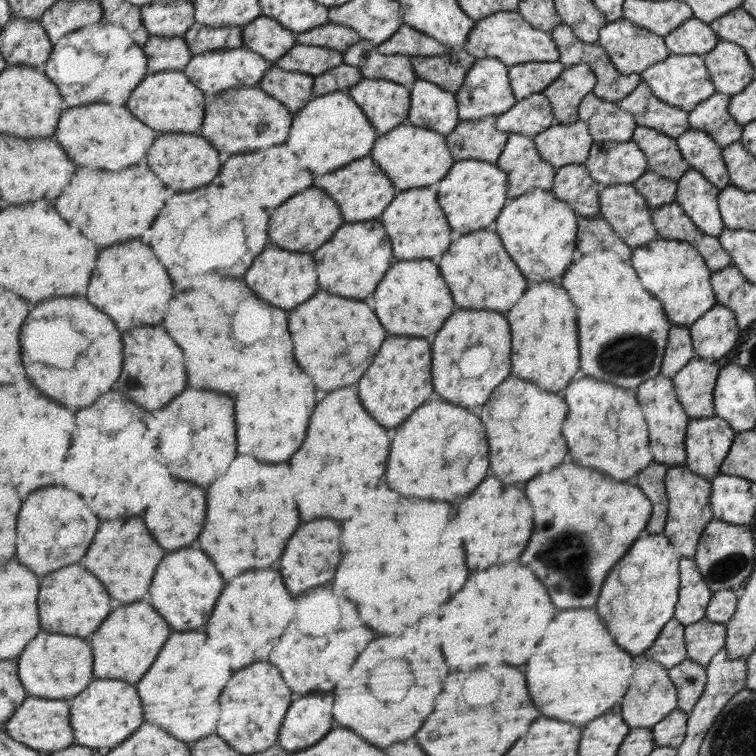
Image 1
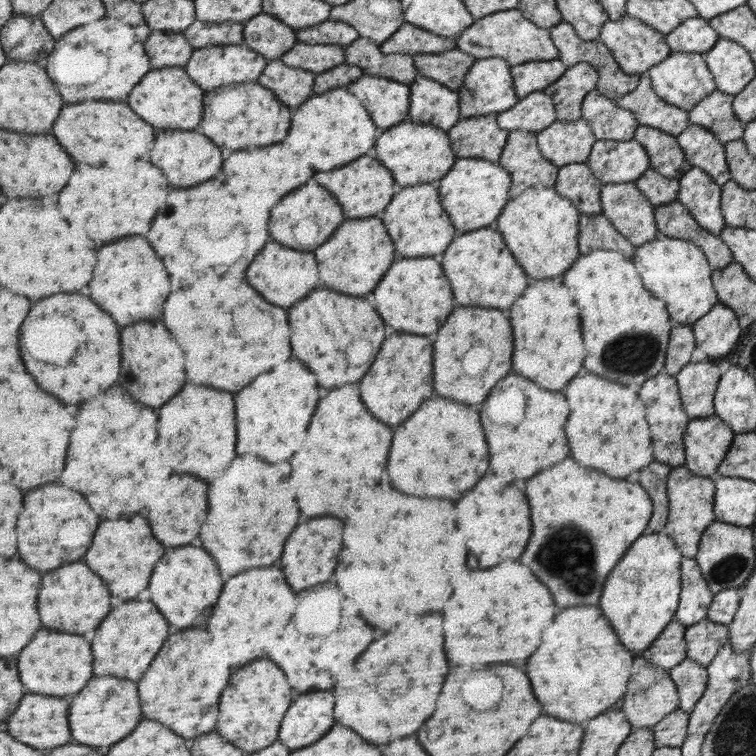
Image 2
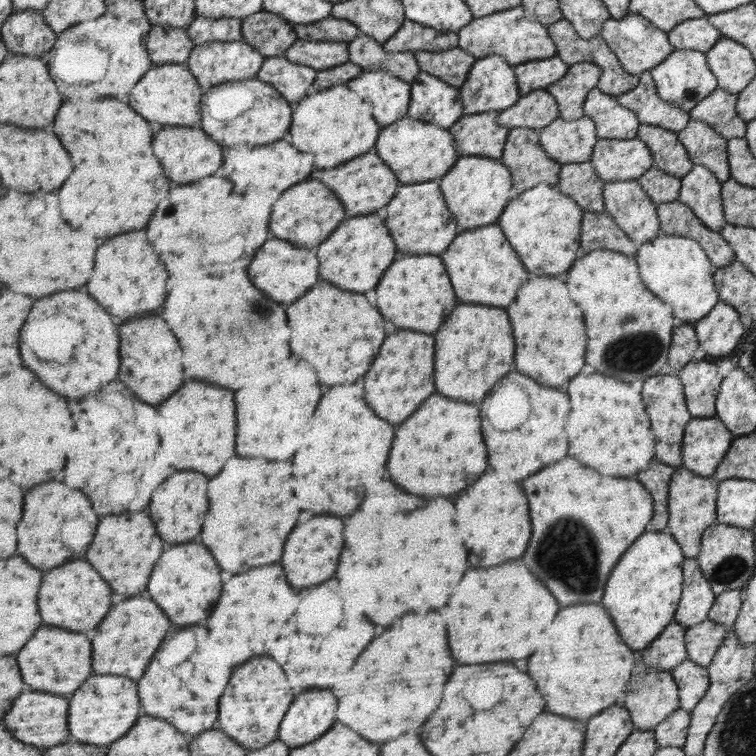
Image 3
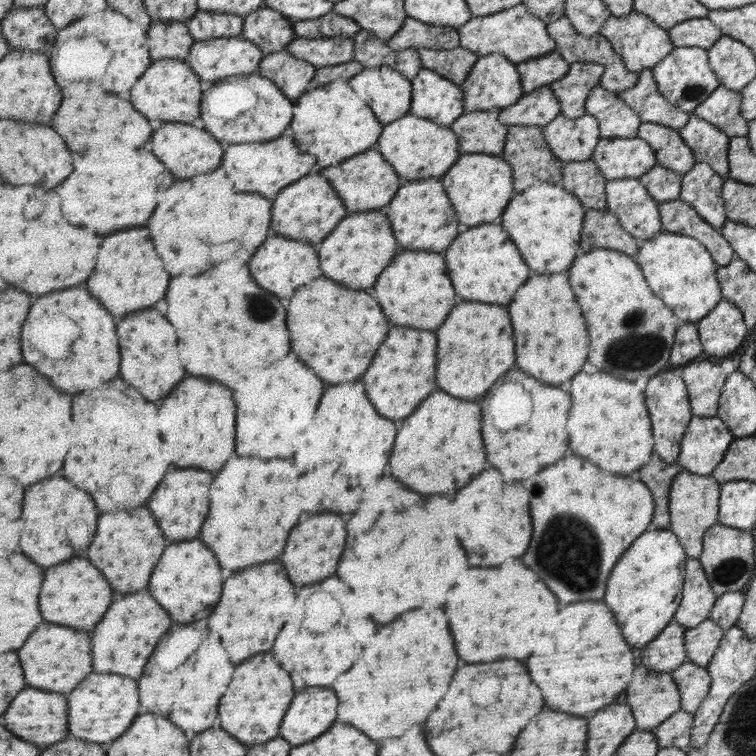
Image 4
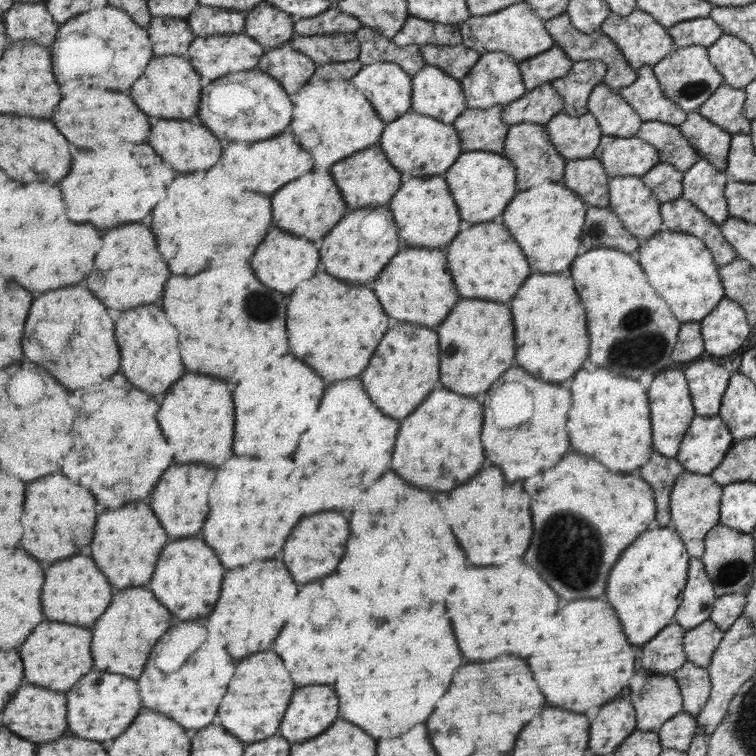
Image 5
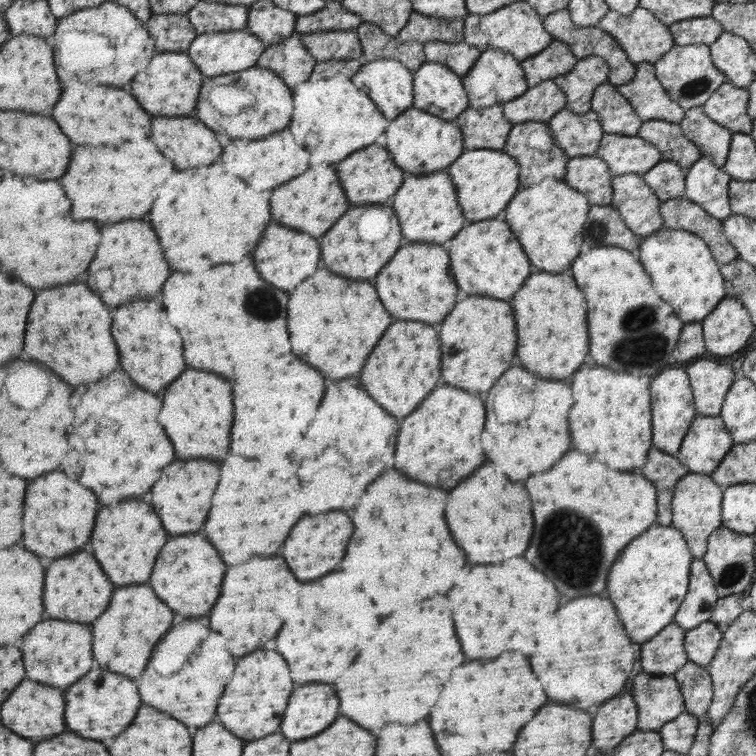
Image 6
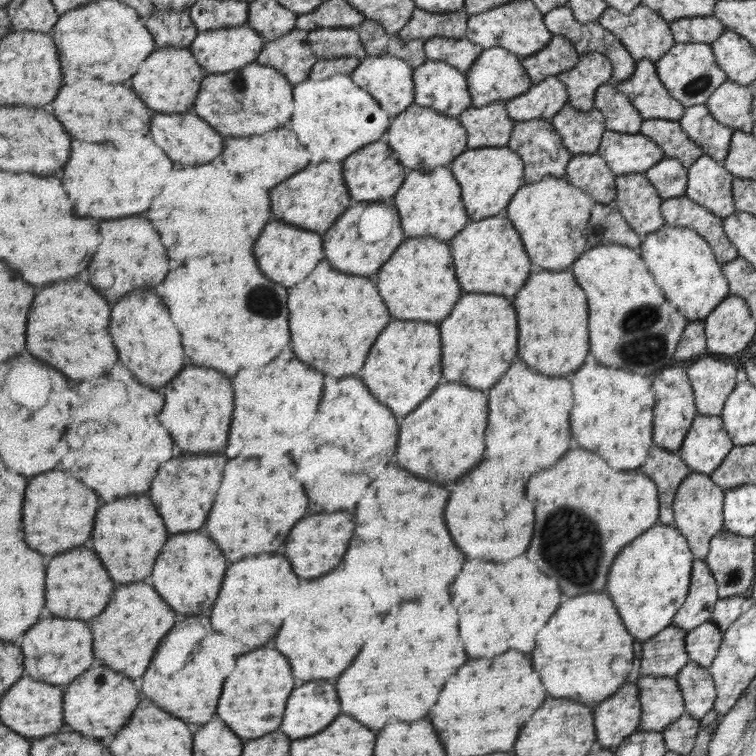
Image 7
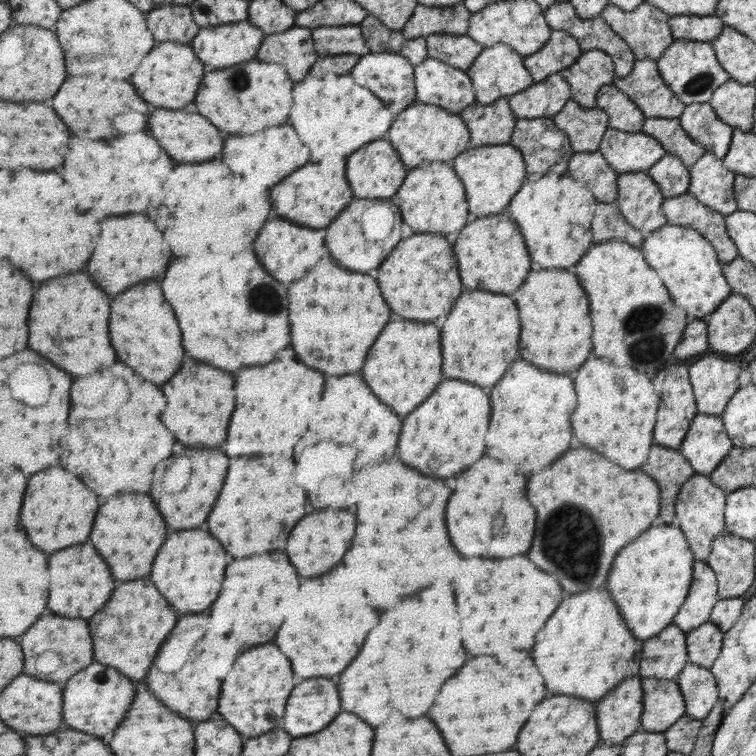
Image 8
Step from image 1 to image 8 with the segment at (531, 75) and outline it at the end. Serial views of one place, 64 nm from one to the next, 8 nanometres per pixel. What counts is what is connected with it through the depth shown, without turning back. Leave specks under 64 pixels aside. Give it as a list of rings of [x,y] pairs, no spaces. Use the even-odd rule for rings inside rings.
[[[554,30],[544,48],[524,57],[524,63],[535,81],[541,82],[573,66],[583,53],[580,42],[567,30]]]

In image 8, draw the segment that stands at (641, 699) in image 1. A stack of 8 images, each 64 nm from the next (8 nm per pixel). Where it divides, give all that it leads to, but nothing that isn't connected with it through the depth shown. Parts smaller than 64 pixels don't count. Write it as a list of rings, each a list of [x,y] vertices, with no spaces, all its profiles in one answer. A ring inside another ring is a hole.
[[[643,677],[643,712],[640,730],[662,733],[684,716],[684,697],[675,681]]]

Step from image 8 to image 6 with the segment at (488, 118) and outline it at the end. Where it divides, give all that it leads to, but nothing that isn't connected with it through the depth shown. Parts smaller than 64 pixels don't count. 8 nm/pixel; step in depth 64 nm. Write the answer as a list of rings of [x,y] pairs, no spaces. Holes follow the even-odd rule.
[[[497,103],[489,108],[469,107],[456,120],[464,131],[466,150],[504,150],[514,123],[504,115],[504,105]]]

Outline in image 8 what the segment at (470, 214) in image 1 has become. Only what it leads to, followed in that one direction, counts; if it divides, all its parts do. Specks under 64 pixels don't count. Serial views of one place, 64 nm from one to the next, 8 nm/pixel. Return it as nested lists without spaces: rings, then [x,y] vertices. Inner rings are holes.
[[[512,143],[471,147],[454,159],[452,164],[464,182],[475,218],[506,212],[513,197],[529,177],[524,154]]]

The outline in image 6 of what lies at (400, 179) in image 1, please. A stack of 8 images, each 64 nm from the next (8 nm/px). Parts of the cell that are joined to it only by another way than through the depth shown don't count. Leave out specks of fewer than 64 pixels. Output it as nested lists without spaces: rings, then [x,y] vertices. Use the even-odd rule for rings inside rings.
[[[414,106],[406,110],[399,117],[392,120],[392,124],[383,135],[383,143],[388,148],[397,166],[400,166],[408,174],[427,175],[439,170],[448,169],[465,151],[464,131],[456,121],[445,120],[437,115],[429,114],[428,111],[419,110]]]

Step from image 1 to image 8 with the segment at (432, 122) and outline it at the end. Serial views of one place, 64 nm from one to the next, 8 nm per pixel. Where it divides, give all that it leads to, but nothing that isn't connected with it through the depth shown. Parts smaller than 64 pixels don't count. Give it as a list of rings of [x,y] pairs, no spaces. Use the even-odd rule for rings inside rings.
[[[427,57],[420,65],[417,65],[415,81],[416,103],[433,104],[460,114],[464,108],[476,102],[476,89],[473,86],[472,75],[441,59]]]

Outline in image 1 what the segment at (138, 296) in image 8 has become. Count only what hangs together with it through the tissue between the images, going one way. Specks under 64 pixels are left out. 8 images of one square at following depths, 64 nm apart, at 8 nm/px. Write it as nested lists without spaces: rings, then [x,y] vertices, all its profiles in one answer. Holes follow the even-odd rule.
[[[141,326],[125,332],[125,370],[115,388],[147,410],[165,408],[187,388],[185,354],[163,326]]]

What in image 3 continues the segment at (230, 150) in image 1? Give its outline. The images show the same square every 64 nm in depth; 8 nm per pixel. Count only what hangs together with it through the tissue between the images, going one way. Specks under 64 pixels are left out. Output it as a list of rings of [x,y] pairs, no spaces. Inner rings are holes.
[[[258,77],[240,81],[225,82],[213,86],[204,94],[202,102],[202,129],[213,134],[221,146],[237,144],[271,144],[281,140],[293,122],[293,108],[288,99],[268,82]],[[233,132],[233,136],[231,136]]]

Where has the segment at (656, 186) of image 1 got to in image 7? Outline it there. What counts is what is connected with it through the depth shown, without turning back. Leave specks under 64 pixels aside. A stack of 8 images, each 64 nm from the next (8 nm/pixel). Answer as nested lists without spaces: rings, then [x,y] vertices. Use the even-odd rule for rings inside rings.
[[[662,158],[643,175],[661,190],[661,199],[681,197],[687,188],[687,168],[677,158]]]

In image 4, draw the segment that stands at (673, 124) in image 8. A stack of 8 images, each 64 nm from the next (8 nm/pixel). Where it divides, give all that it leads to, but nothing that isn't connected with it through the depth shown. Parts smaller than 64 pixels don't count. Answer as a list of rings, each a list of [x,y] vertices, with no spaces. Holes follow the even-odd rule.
[[[641,122],[636,137],[644,139],[656,155],[656,164],[684,175],[694,165],[692,149],[683,141],[679,130],[653,122]]]

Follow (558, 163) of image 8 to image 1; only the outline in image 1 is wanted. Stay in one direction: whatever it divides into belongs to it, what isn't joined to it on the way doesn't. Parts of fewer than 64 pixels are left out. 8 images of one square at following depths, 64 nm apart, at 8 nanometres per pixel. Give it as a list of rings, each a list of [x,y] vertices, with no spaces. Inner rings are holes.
[[[510,133],[508,144],[497,162],[508,171],[508,198],[517,198],[533,188],[551,191],[557,168],[547,162],[537,148],[535,137]]]

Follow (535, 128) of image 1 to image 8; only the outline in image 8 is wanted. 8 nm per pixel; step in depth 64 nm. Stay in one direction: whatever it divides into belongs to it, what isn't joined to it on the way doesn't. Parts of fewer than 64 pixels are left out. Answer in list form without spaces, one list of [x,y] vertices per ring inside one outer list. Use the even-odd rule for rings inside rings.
[[[555,73],[514,94],[509,103],[518,119],[554,118],[571,100],[572,86],[568,79],[561,73]]]

